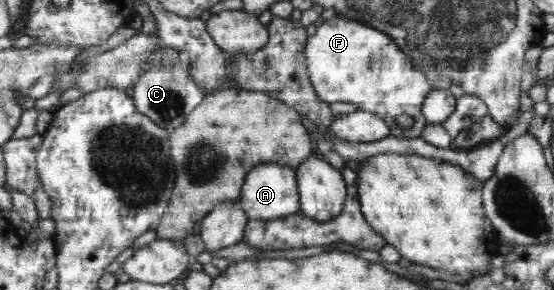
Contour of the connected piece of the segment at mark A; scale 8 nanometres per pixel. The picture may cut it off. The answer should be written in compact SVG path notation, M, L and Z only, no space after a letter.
M257 164L246 175L238 200L249 220L274 220L299 212L296 170L279 164Z

